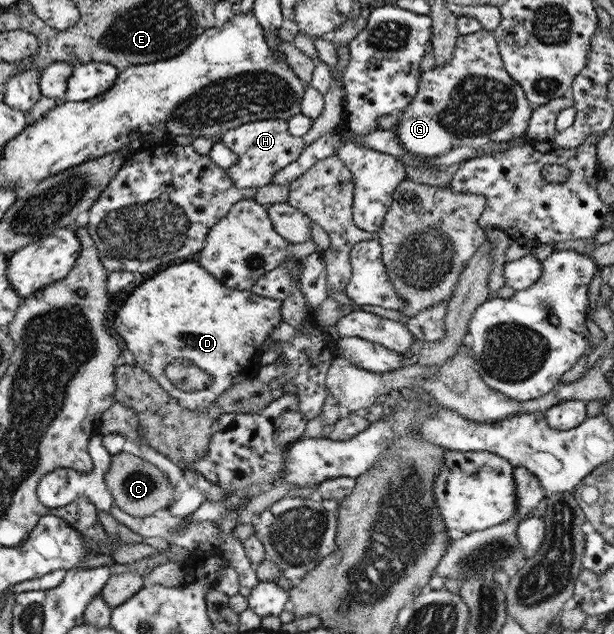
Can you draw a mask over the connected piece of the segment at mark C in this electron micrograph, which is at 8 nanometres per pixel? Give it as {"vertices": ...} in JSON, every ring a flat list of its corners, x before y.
{"vertices":[[126,450,112,455,106,482,114,505,138,518,154,516,157,512,168,509,178,498,166,473,160,471,154,464,139,458,137,454,128,453]]}

